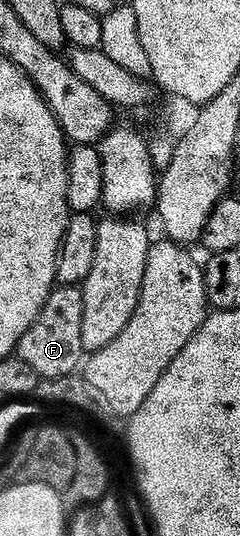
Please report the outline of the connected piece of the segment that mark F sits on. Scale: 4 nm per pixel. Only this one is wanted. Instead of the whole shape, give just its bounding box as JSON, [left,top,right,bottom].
[17,286,85,379]

